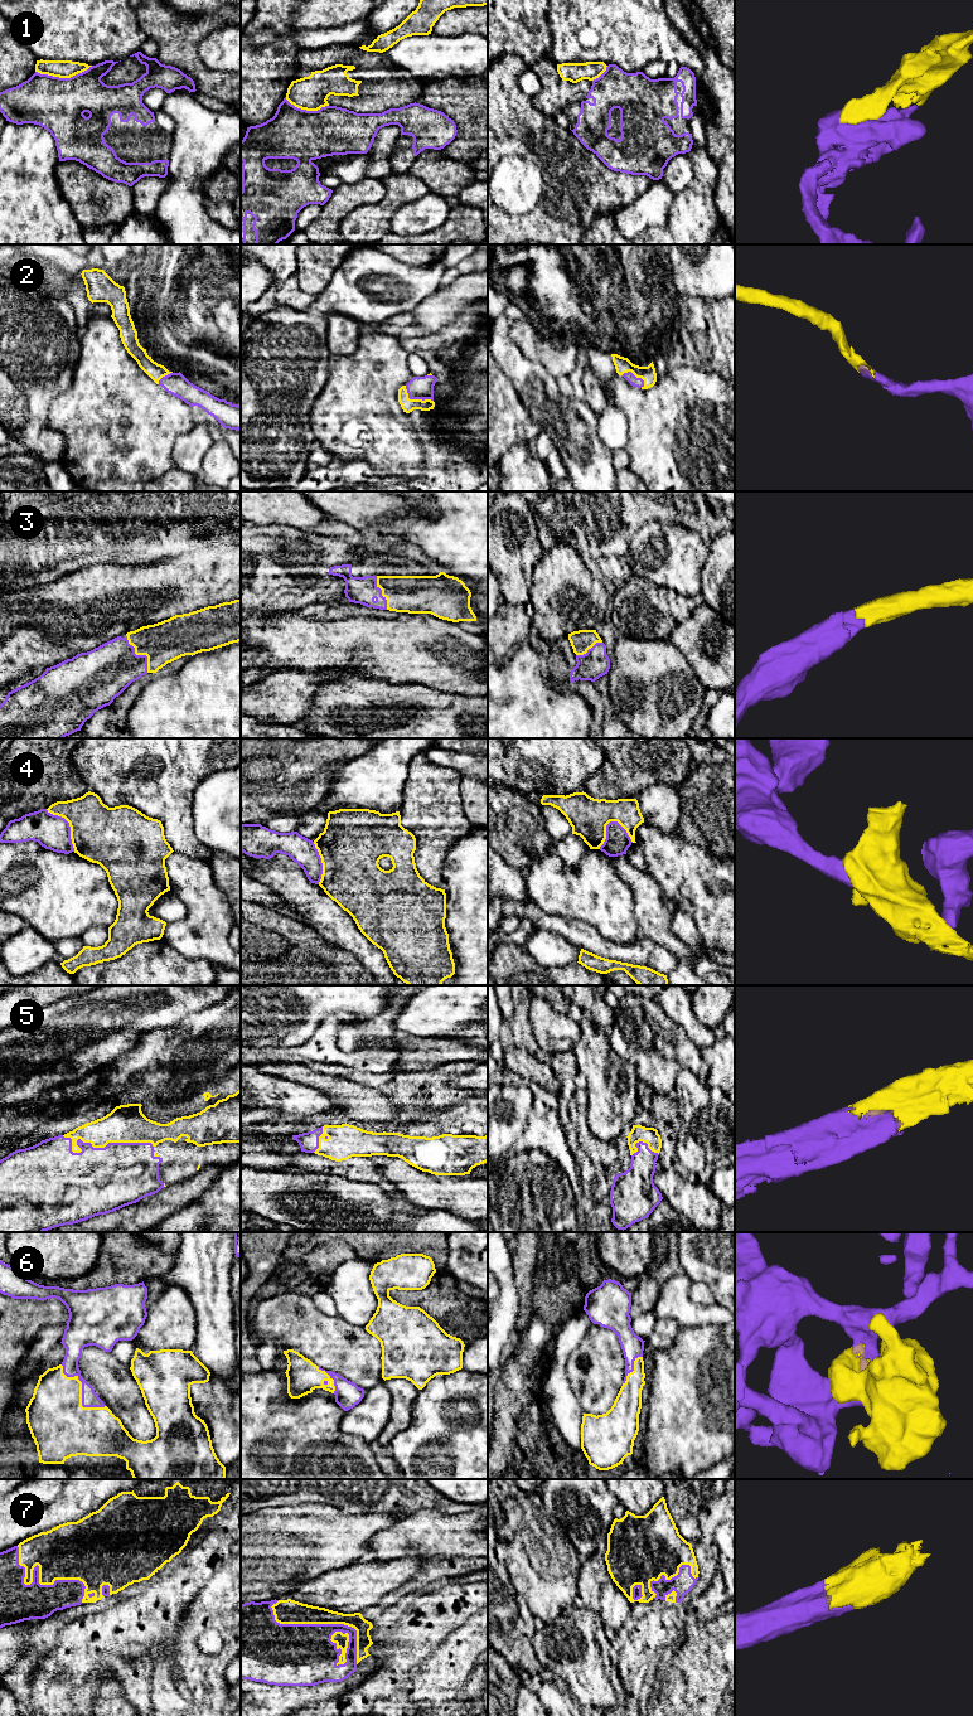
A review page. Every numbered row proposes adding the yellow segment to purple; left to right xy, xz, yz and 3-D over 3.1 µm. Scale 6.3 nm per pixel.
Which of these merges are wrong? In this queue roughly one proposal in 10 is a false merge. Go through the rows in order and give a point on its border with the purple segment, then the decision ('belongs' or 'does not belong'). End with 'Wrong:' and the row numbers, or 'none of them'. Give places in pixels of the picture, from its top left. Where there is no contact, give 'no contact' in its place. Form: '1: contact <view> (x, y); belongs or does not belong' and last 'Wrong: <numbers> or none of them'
1: contact xy (63, 78); belongs
2: contact xz (415, 398); belongs
3: contact xy (141, 655); belongs
4: contact yz (610, 822); does not belong
5: contact xy (96, 1148); belongs
6: contact xy (82, 1392); belongs
7: contact xy (38, 1574); belongs
Wrong: 4

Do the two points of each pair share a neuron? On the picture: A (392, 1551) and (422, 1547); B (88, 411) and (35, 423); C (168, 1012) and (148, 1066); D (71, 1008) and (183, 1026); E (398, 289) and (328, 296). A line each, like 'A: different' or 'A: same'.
A: same
B: different
C: different
D: different
E: same

